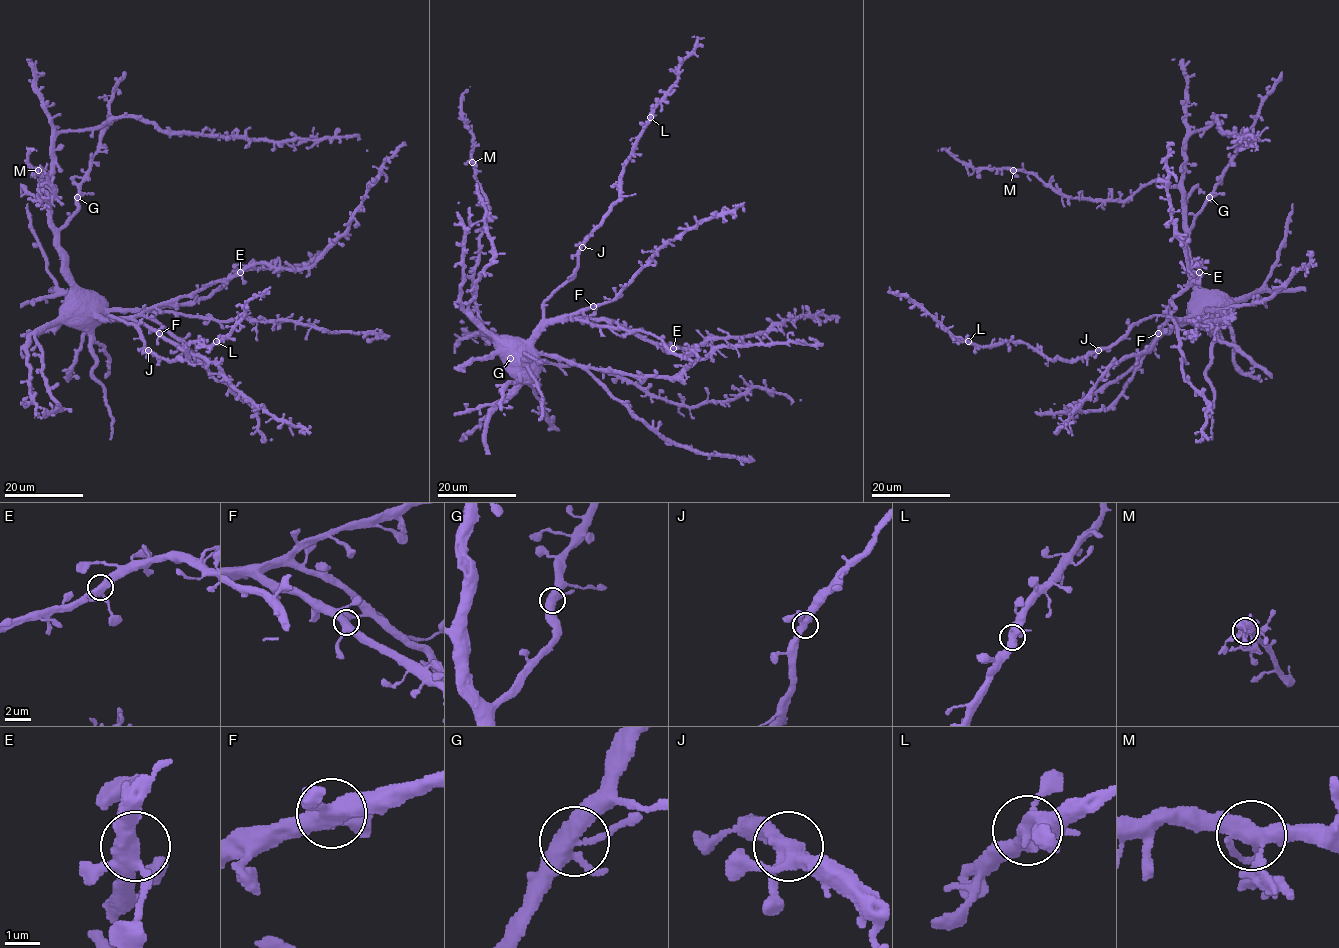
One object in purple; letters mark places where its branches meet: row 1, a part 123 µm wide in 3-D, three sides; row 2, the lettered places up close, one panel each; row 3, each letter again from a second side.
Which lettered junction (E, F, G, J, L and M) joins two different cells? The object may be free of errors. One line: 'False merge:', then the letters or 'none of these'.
False merge: none of these

